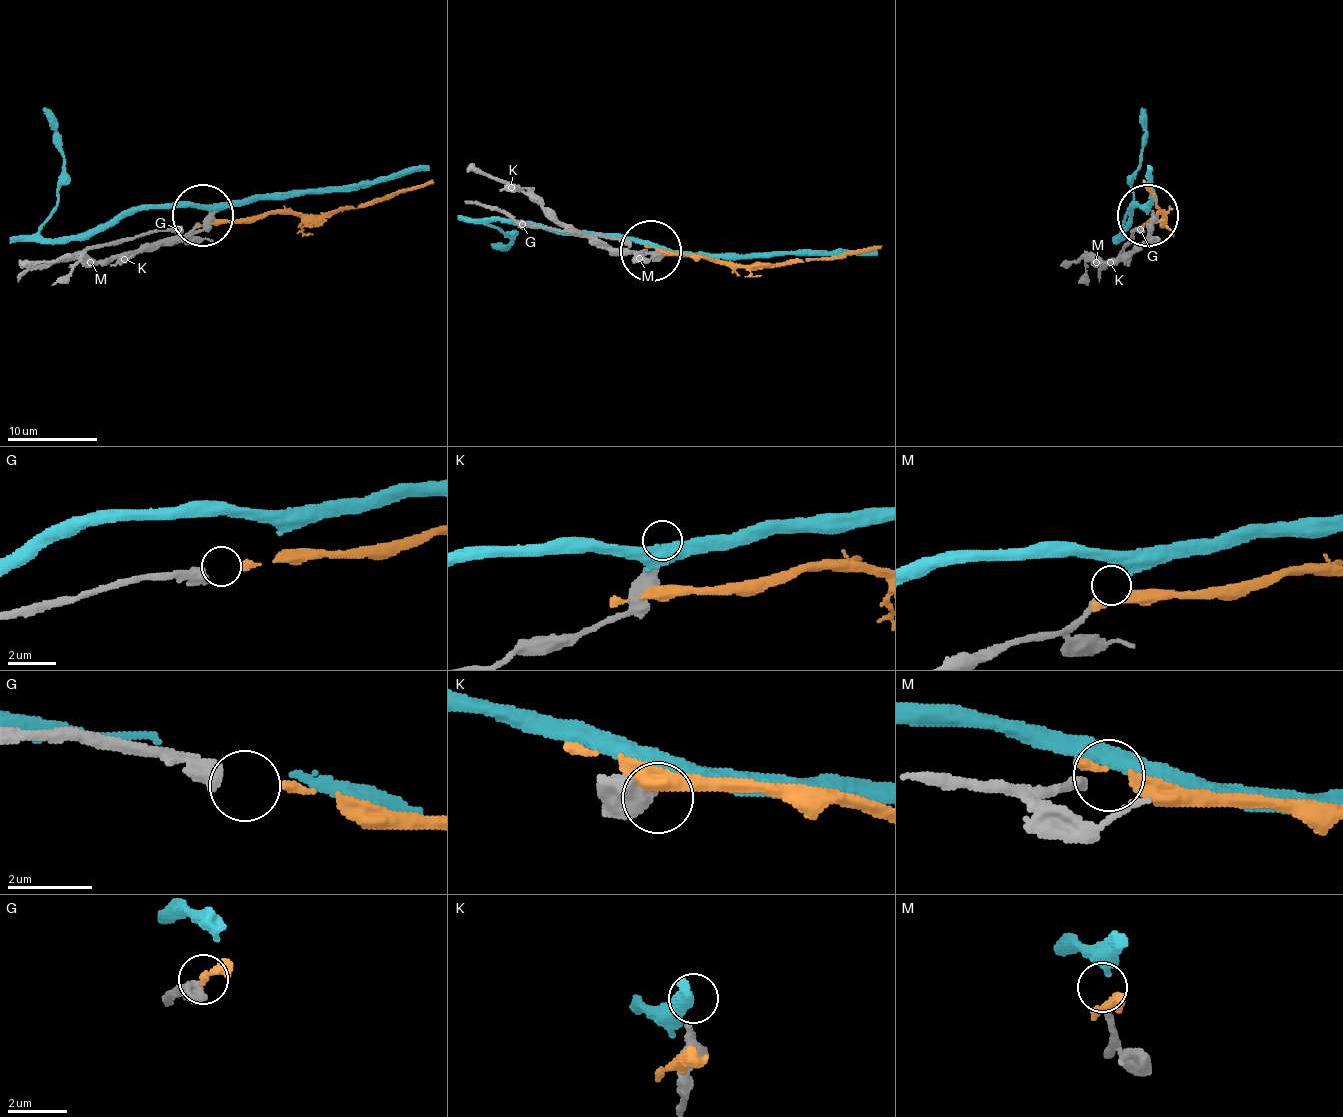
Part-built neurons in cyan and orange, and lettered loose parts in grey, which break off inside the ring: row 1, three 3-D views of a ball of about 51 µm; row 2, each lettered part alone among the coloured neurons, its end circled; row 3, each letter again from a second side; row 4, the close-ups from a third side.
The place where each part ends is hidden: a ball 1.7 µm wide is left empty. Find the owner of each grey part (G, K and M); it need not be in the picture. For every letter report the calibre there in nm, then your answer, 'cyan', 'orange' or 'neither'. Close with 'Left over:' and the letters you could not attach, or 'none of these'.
G: 480 nm | orange
K: 360 nm | neither
M: 240 nm | cyan
Left over: K

